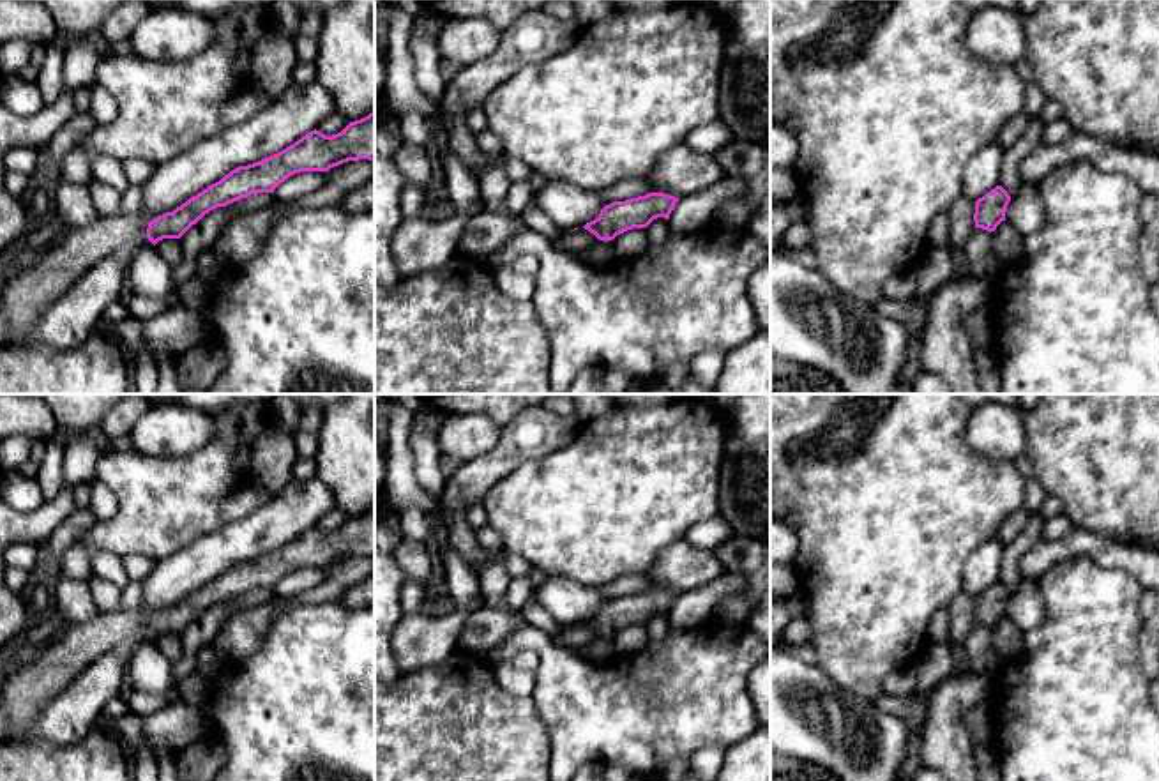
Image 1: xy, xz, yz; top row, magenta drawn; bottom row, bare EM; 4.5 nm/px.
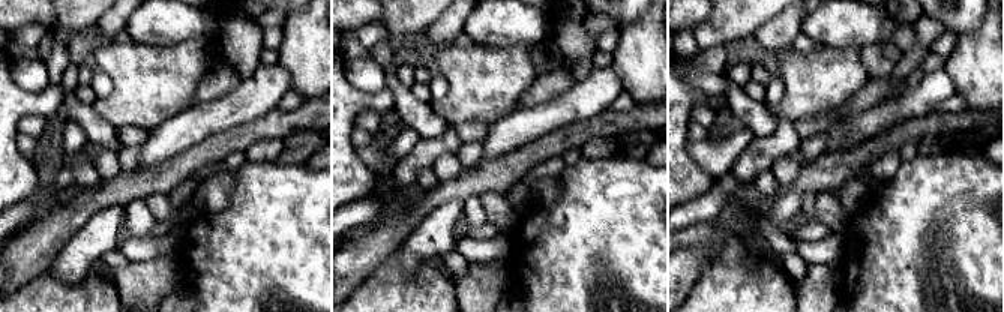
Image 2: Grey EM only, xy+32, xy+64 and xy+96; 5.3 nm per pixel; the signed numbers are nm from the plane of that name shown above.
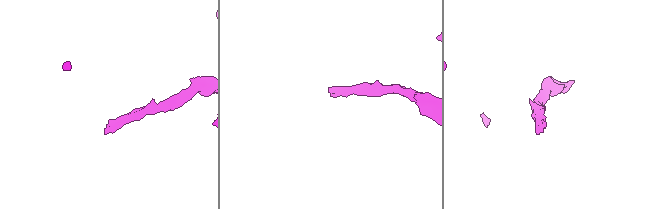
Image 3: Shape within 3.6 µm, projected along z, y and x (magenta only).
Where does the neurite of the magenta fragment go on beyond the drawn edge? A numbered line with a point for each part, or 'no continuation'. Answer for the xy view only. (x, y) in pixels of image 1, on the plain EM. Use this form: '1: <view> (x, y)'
1: xy (32, 684)

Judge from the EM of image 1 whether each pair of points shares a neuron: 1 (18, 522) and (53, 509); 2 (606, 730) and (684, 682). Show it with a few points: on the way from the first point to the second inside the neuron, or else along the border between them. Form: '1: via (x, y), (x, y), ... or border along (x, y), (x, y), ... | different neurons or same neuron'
1: via (27, 522), (41, 522), (45, 518) | same neuron
2: via (626, 712), (665, 702) | same neuron

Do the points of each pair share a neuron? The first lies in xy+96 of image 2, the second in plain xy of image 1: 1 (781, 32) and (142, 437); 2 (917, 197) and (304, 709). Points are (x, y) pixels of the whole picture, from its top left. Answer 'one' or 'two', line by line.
1: two
2: one

